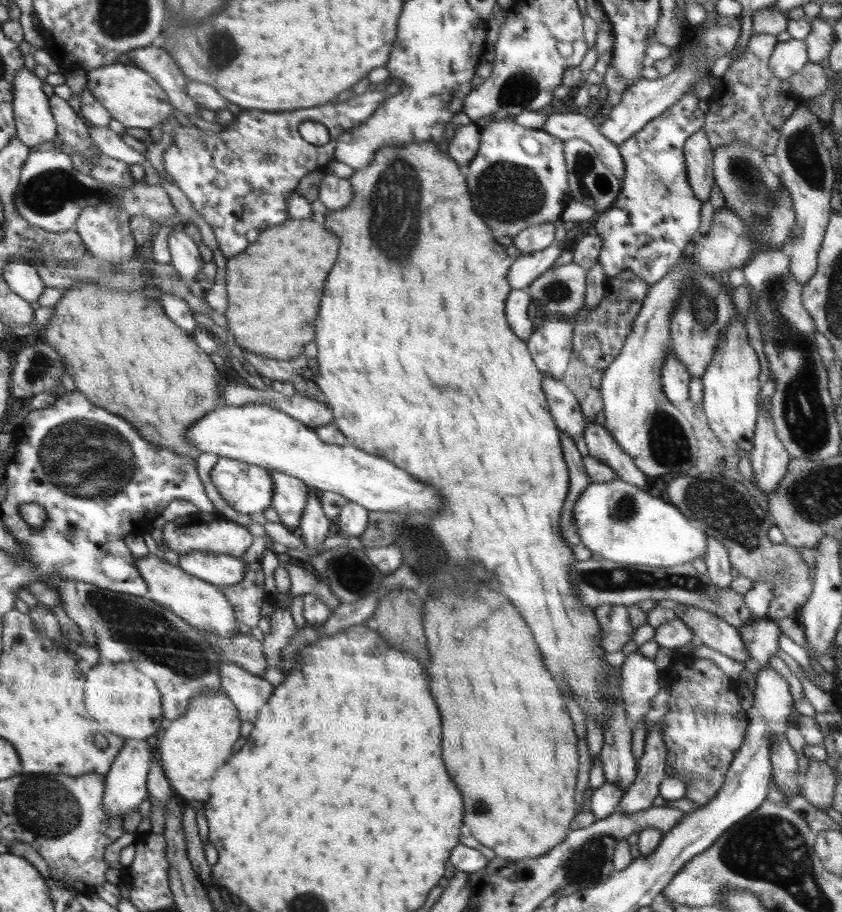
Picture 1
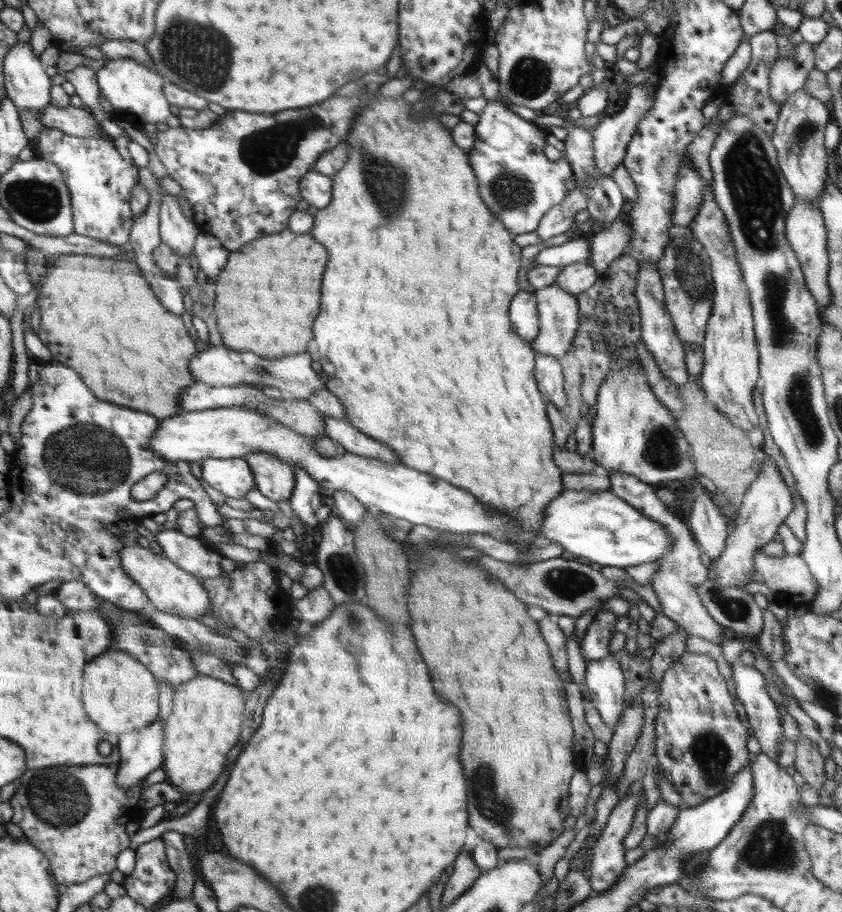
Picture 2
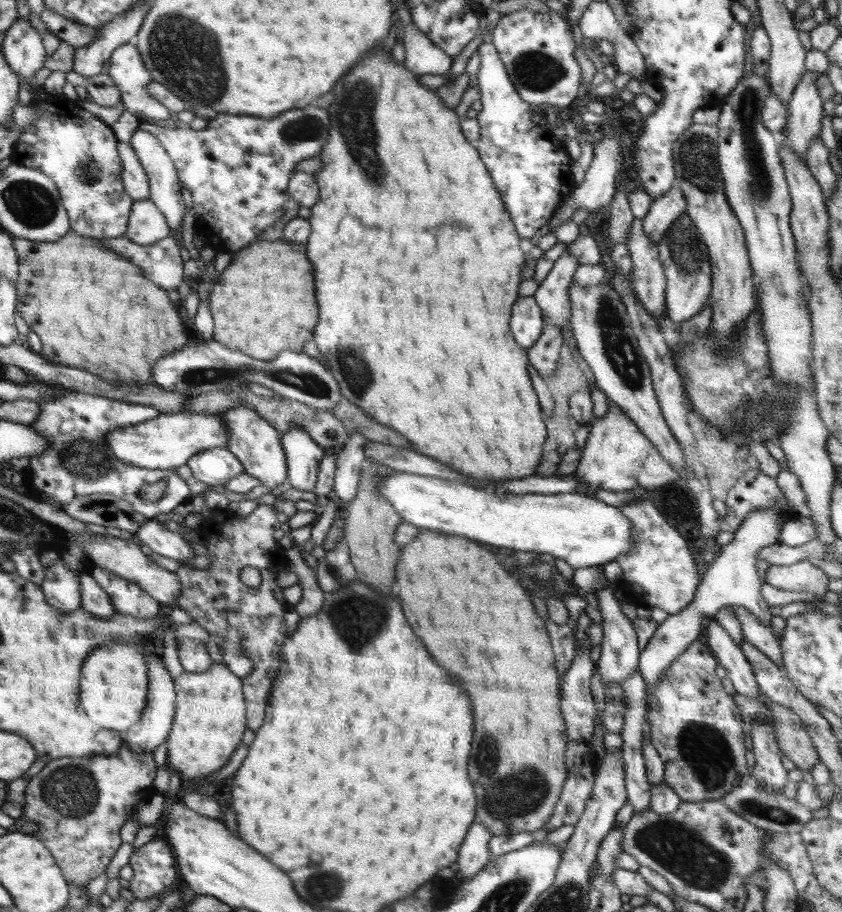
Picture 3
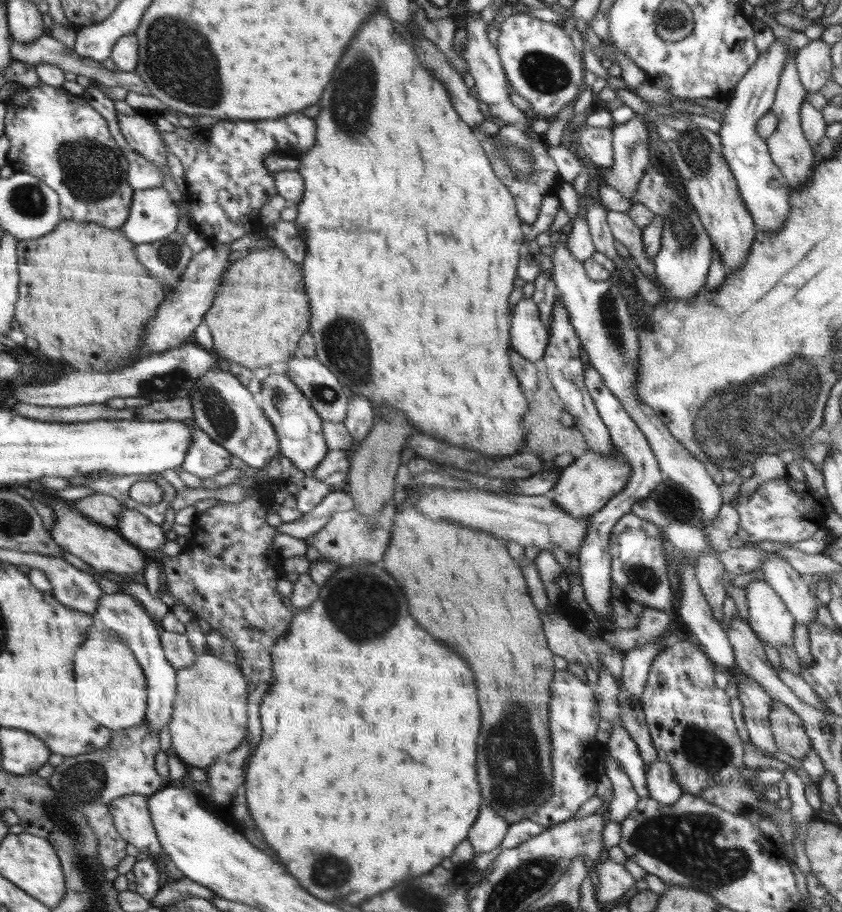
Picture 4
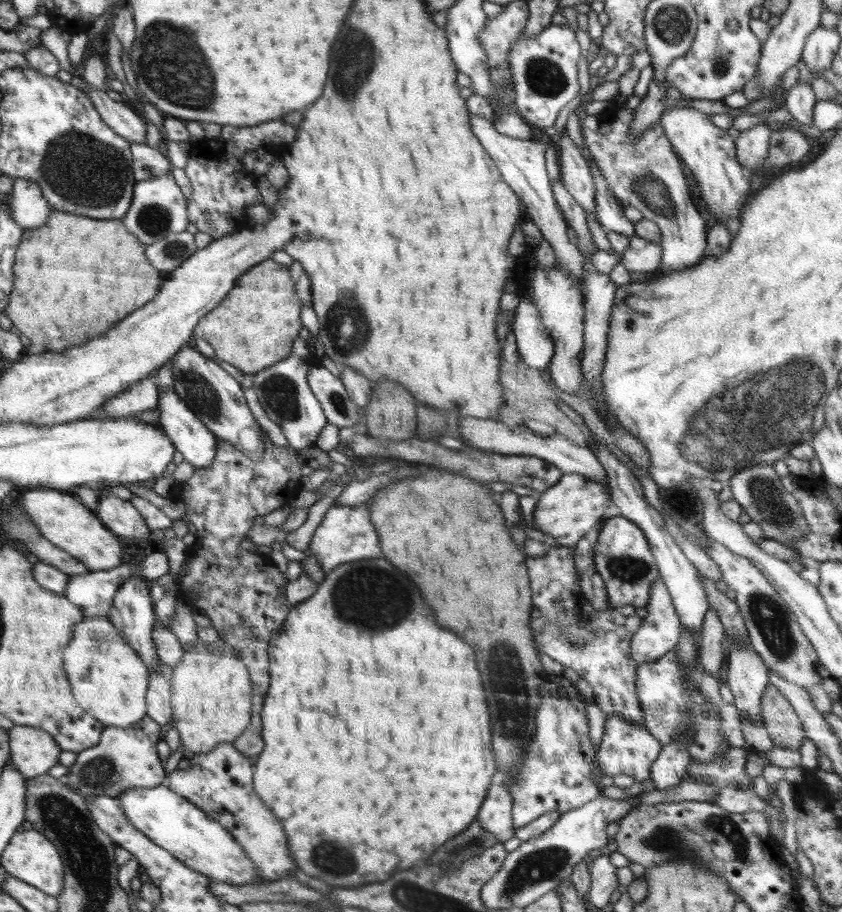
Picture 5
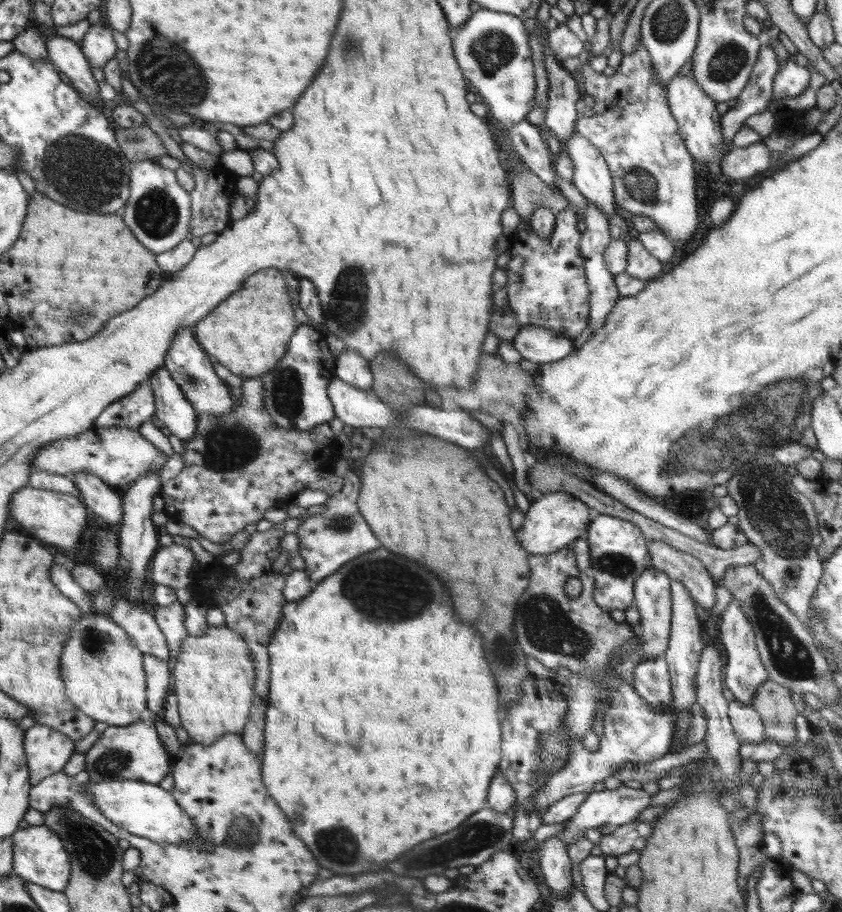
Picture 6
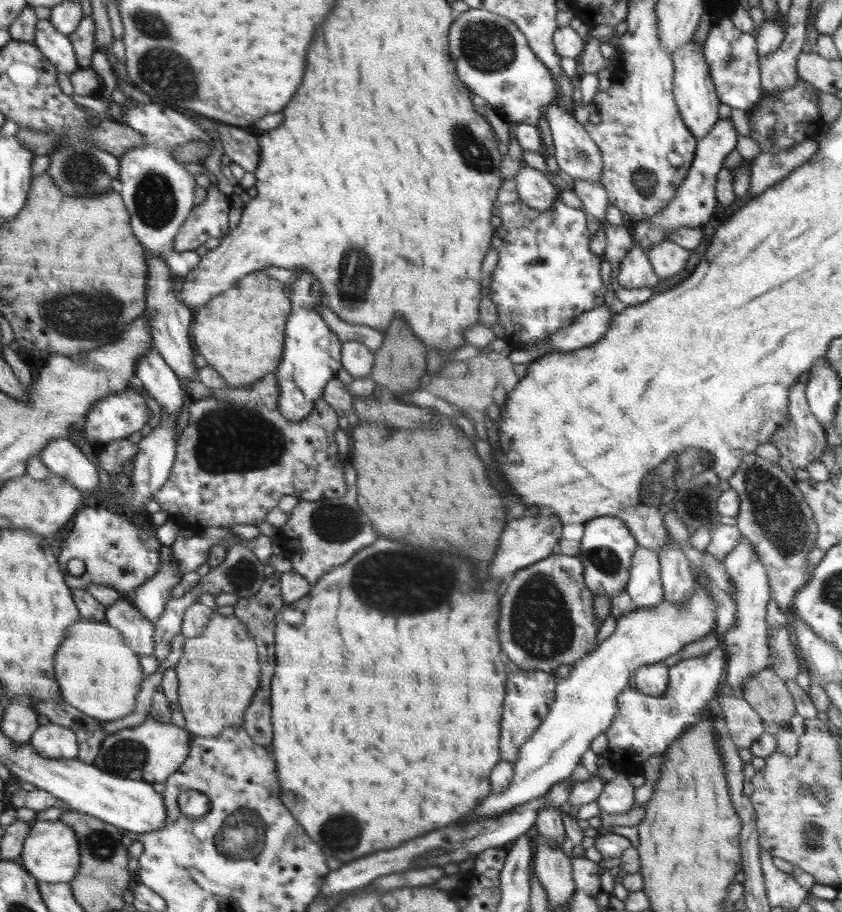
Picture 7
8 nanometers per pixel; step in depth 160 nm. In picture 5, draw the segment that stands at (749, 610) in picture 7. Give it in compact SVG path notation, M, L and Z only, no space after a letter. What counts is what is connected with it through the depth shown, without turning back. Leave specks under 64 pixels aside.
M750 642L727 645L728 678L726 684L734 696L734 705L748 721L760 721L763 691L769 685L769 670Z

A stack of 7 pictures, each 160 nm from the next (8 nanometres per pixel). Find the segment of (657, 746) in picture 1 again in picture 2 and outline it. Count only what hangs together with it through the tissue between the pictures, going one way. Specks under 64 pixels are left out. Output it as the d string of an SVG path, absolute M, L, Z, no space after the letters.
M642 792L630 795L629 797L624 796L614 806L612 812L610 812L607 823L593 846L593 863L589 870L589 883L594 892L593 895L609 891L609 888L612 888L618 882L622 871L627 867L626 861L624 860L626 850L623 849L622 841L626 838L626 834L630 832L636 811L639 809L639 804L642 801Z

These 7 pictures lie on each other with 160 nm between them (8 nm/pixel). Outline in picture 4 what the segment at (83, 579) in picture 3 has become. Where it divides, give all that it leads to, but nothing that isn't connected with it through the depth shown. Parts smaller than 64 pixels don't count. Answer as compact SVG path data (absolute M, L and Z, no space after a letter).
M105 594L100 598L100 604L92 614L95 620L104 624L107 628L114 630L121 641L125 642L132 649L134 656L141 663L146 676L149 679L149 709L146 711L147 726L151 730L160 732L164 726L171 722L173 716L174 694L177 694L177 672L167 658L164 658L161 638L158 638L156 624L148 618L148 612L142 607L141 602L134 597L117 594Z

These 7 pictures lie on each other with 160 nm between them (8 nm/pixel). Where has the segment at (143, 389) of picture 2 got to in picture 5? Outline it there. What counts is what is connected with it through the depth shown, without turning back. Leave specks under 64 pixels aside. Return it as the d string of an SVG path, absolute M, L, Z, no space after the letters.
M50 210L44 227L25 230L15 259L14 291L5 315L30 339L27 355L64 352L98 338L158 295L160 271L145 256L146 244L125 228L123 220L97 220Z

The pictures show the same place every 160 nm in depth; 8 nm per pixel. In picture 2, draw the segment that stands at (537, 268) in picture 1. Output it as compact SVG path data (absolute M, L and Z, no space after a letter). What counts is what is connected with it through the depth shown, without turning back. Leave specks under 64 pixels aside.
M572 236L569 241L558 246L545 245L531 262L537 266L563 267L573 262L588 261L590 256L590 240Z

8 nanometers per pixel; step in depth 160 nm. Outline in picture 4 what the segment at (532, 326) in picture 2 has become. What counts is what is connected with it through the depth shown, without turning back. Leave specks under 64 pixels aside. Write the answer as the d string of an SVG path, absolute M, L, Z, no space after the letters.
M522 298L514 305L513 347L528 362L538 365L544 358L549 334L539 317L539 310L532 298Z

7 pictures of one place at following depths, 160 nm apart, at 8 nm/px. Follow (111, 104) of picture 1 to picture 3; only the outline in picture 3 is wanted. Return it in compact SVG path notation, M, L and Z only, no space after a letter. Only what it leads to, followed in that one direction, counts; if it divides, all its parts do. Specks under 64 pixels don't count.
M126 42L114 49L114 52L110 55L110 65L105 70L110 78L114 81L114 84L120 89L120 103L124 105L124 111L130 112L130 114L136 116L139 121L154 122L160 120L168 120L171 118L171 113L165 105L160 104L158 99L154 99L150 96L146 87L150 85L151 72L145 67L144 60L141 56L140 49L134 42Z

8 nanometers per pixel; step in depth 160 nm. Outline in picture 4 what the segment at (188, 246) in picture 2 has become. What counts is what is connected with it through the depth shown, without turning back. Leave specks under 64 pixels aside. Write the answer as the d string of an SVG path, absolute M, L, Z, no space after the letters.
M116 112L116 122L126 144L146 161L155 164L164 175L167 170L167 152L150 114L137 112L133 116L125 116Z

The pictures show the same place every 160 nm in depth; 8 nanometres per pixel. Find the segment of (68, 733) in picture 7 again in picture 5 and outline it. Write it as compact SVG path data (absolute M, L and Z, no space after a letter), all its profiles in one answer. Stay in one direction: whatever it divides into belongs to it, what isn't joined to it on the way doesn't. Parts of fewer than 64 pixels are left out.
M14 726L8 733L12 766L27 779L44 775L59 763L63 750L45 729Z

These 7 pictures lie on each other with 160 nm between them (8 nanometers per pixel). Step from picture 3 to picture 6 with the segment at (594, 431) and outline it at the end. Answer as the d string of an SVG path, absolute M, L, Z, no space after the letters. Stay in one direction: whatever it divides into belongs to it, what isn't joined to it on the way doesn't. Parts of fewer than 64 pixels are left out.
M566 492L545 493L531 503L518 530L518 540L528 556L546 556L572 544L591 523L588 505Z

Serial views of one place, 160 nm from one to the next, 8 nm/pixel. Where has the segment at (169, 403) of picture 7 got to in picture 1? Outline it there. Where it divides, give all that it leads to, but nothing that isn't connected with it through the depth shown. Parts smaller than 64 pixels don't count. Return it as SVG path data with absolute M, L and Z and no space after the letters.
M219 457L211 470L212 484L217 488L222 498L242 514L258 514L266 512L272 506L274 499L274 480L269 469L255 464L248 464L241 460Z

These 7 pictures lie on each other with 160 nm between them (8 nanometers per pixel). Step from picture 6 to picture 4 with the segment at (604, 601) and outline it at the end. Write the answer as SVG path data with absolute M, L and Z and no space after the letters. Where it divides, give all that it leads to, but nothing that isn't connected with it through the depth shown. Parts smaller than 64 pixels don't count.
M626 513L616 524L610 538L610 580L617 584L624 600L635 601L646 607L668 613L675 612L674 590L668 576L668 556L664 550L661 530L649 520Z

